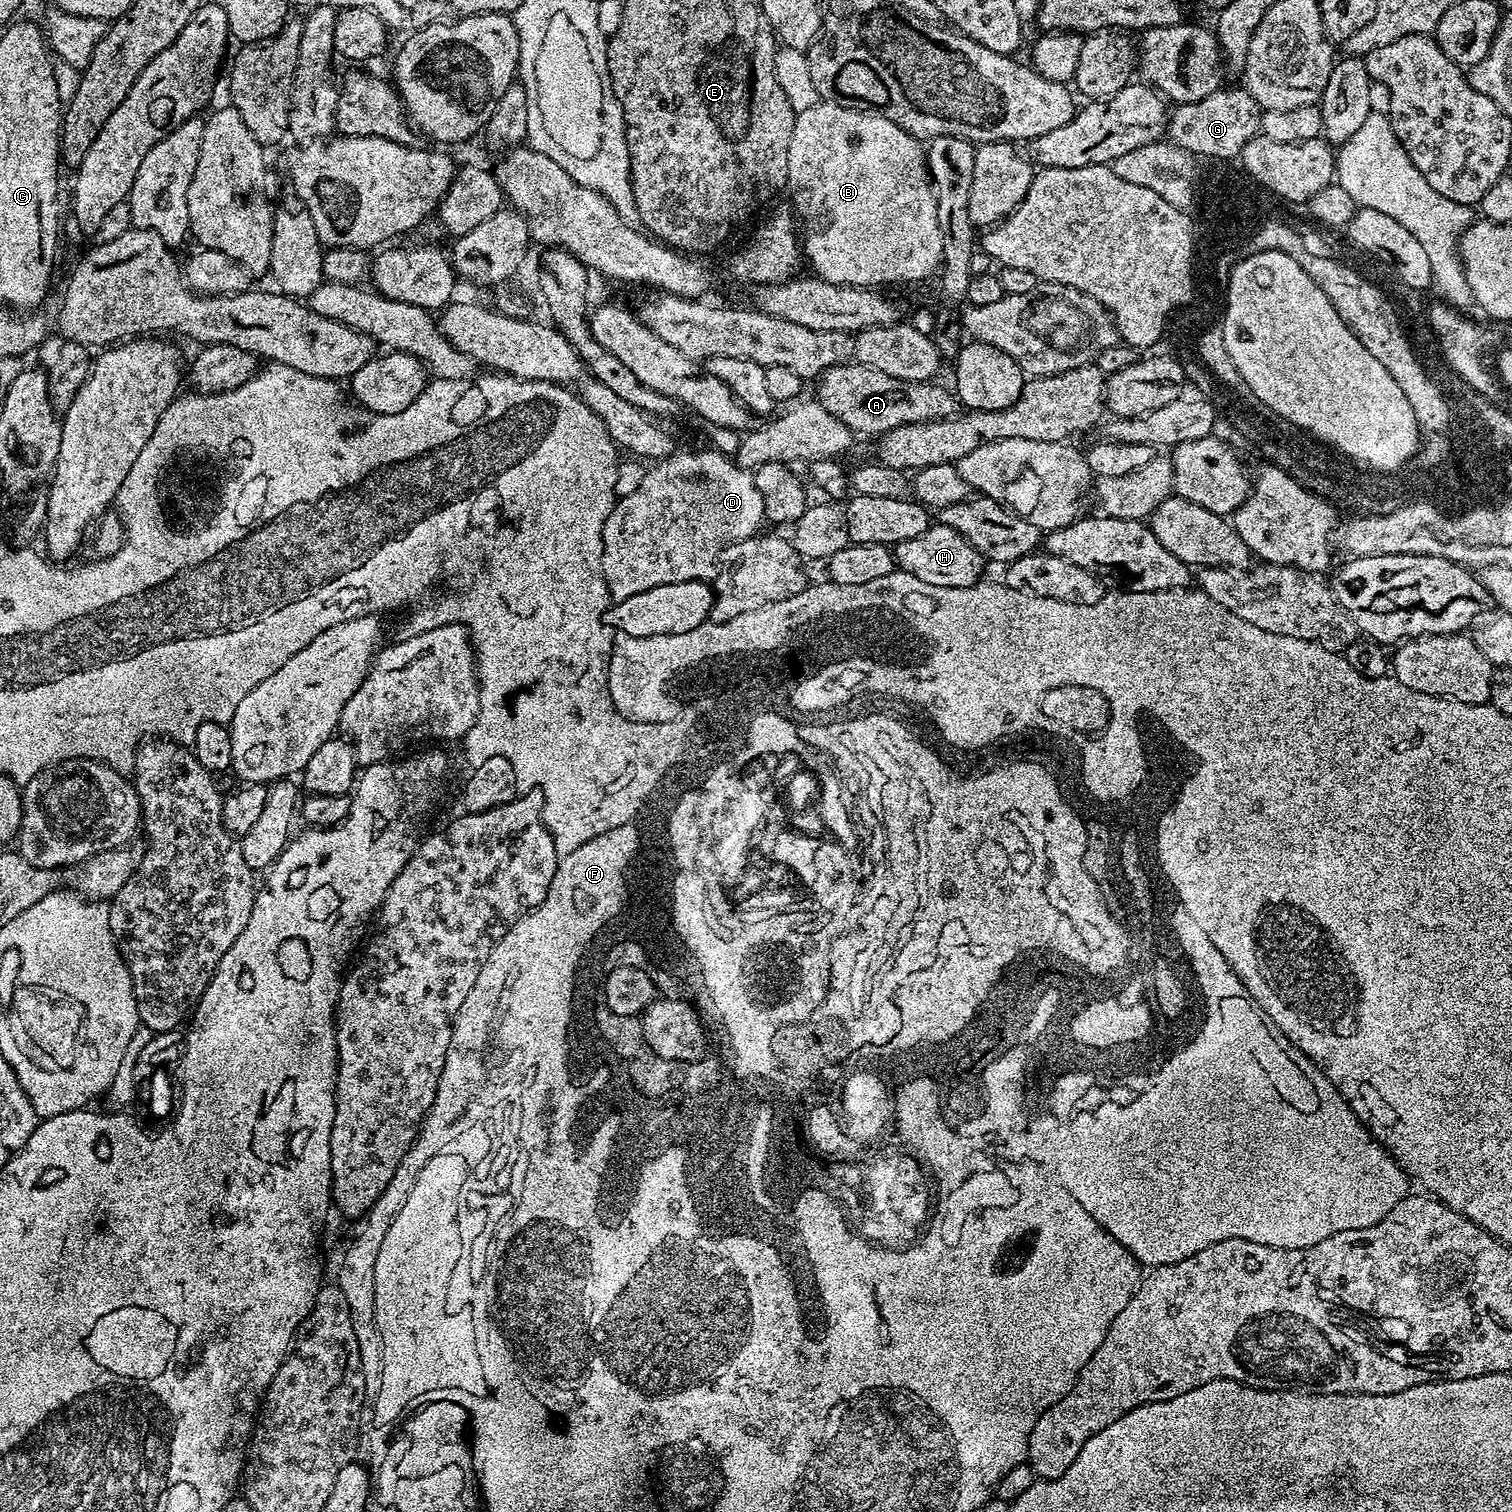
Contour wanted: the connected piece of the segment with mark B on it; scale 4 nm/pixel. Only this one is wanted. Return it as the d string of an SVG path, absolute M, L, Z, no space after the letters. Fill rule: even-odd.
M818 102L806 110L796 113L794 122L794 134L790 134L790 146L788 147L788 187L787 191L792 192L792 204L795 215L798 217L799 227L802 229L802 256L805 261L812 263L811 271L820 279L831 284L848 284L851 288L875 288L879 289L880 284L912 284L915 280L924 280L932 271L935 273L941 267L944 258L944 247L942 246L942 230L938 230L938 206L936 205L936 196L932 193L932 185L926 167L926 152L922 147L921 141L911 136L906 130L902 130L894 122L890 122L884 116L875 110L861 110L856 106L845 106L842 104L830 104L827 102Z

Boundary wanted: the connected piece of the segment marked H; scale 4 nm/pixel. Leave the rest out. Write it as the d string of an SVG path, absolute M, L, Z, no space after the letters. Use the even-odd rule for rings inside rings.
M936 522L926 529L918 538L906 538L894 546L896 568L902 572L909 572L914 578L922 582L930 582L930 586L950 586L951 588L965 588L981 583L986 567L986 561L970 542L958 530L950 530L950 526Z

